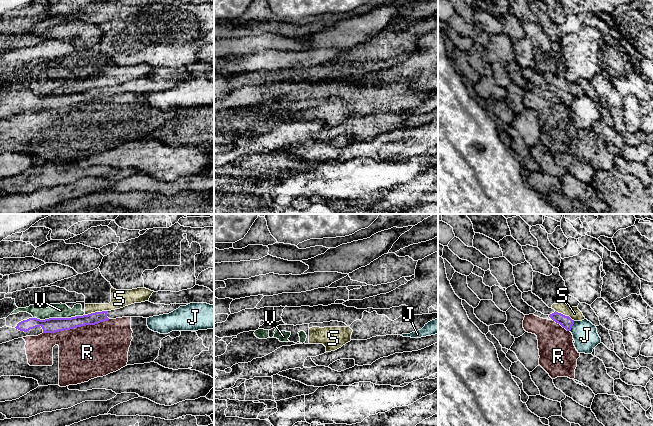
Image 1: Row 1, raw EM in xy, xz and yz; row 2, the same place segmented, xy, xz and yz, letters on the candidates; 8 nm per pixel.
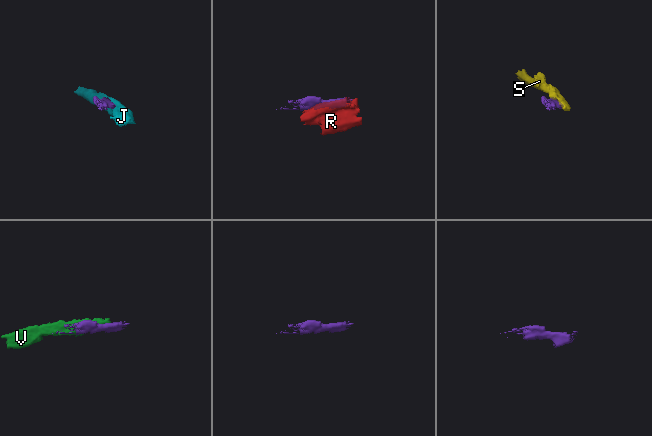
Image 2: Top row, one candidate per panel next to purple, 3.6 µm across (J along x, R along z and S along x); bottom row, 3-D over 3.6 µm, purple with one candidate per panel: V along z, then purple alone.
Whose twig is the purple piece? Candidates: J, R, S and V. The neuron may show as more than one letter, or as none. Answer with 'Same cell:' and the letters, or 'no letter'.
Same cell: no letter

